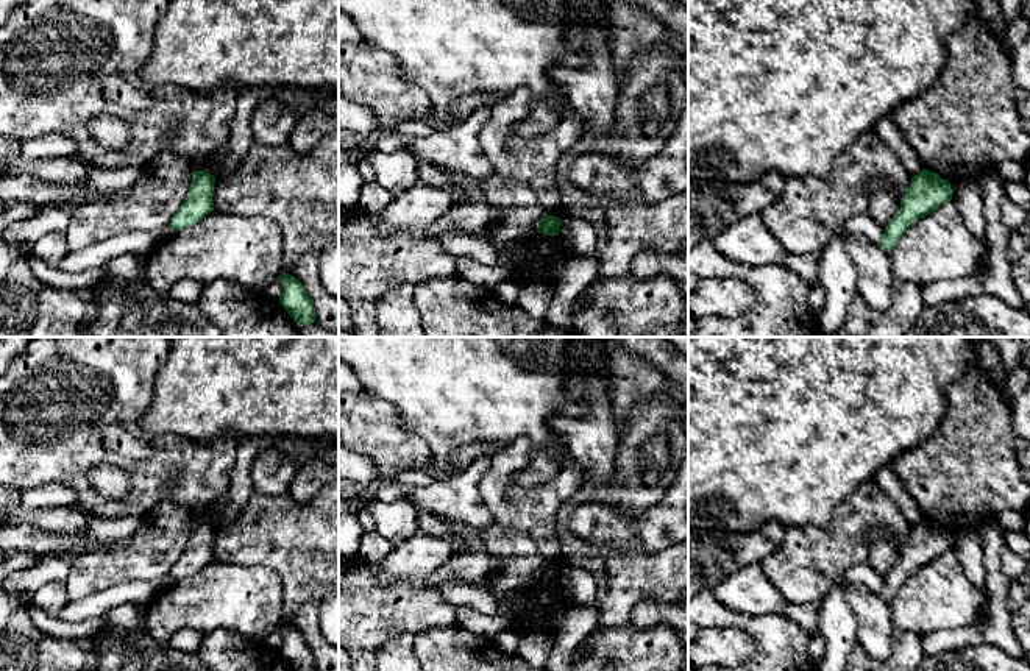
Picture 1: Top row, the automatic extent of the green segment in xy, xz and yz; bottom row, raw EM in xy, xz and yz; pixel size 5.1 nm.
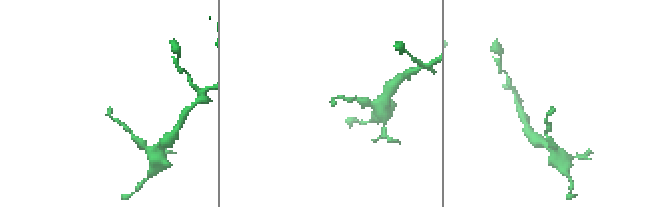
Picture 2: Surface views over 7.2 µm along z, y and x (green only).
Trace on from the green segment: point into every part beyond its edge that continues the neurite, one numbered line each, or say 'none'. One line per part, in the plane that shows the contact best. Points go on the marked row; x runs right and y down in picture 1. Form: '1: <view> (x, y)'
none

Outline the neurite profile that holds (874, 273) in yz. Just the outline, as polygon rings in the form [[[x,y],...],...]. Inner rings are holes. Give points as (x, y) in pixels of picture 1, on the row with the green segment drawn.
[[[858,234],[846,236],[844,247],[857,270],[857,293],[876,312],[886,312],[896,284],[891,254],[879,242]]]

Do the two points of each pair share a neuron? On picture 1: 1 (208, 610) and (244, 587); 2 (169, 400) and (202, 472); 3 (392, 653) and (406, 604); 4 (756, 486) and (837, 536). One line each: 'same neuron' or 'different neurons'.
1: same neuron
2: different neurons
3: different neurons
4: different neurons

